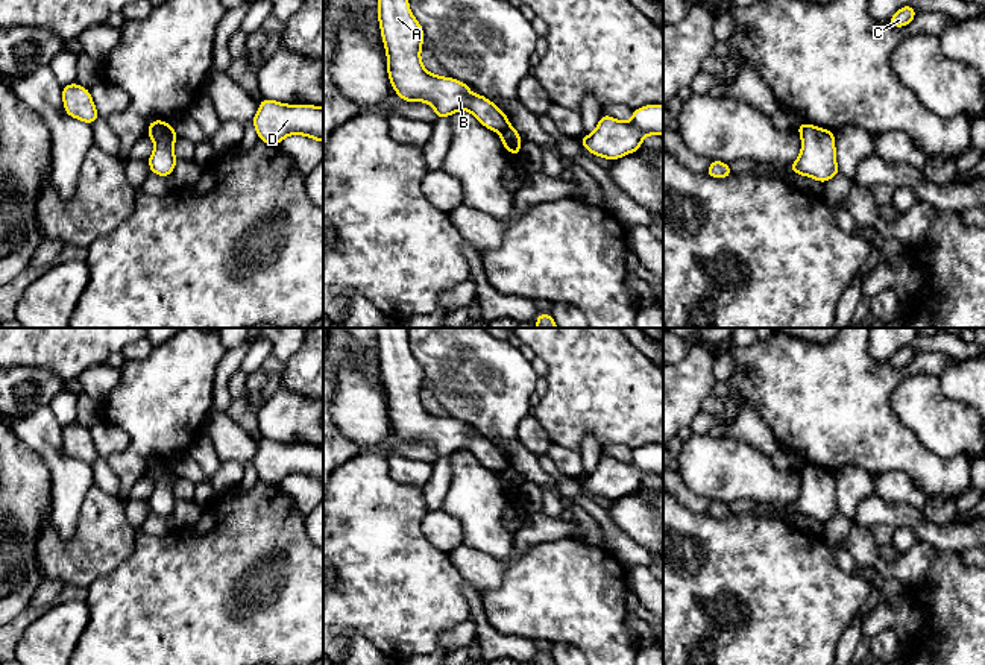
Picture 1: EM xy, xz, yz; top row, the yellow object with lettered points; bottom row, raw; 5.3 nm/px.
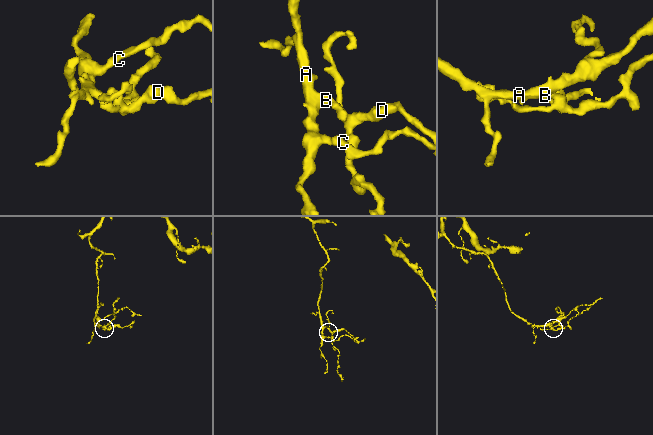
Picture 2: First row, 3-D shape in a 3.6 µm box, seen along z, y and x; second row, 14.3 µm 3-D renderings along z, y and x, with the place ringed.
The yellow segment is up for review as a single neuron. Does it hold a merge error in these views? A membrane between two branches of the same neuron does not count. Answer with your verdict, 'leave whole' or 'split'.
split

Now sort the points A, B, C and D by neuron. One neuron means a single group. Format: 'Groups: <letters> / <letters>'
Groups: A B C / D

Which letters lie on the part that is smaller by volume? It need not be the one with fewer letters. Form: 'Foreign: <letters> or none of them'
Foreign: D

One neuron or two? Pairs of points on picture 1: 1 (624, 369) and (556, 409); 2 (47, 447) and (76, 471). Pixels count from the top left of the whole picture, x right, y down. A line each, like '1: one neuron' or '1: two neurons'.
1: one neuron
2: one neuron

